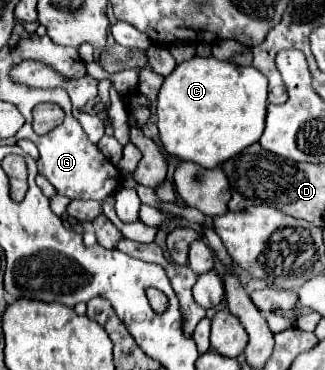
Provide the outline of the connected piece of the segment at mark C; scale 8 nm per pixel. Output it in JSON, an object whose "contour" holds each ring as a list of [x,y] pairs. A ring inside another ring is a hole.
{"contour":[[[193,57],[165,77],[159,91],[157,127],[163,149],[179,161],[219,167],[257,143],[265,129],[267,77],[255,67],[237,67],[215,57]]]}

